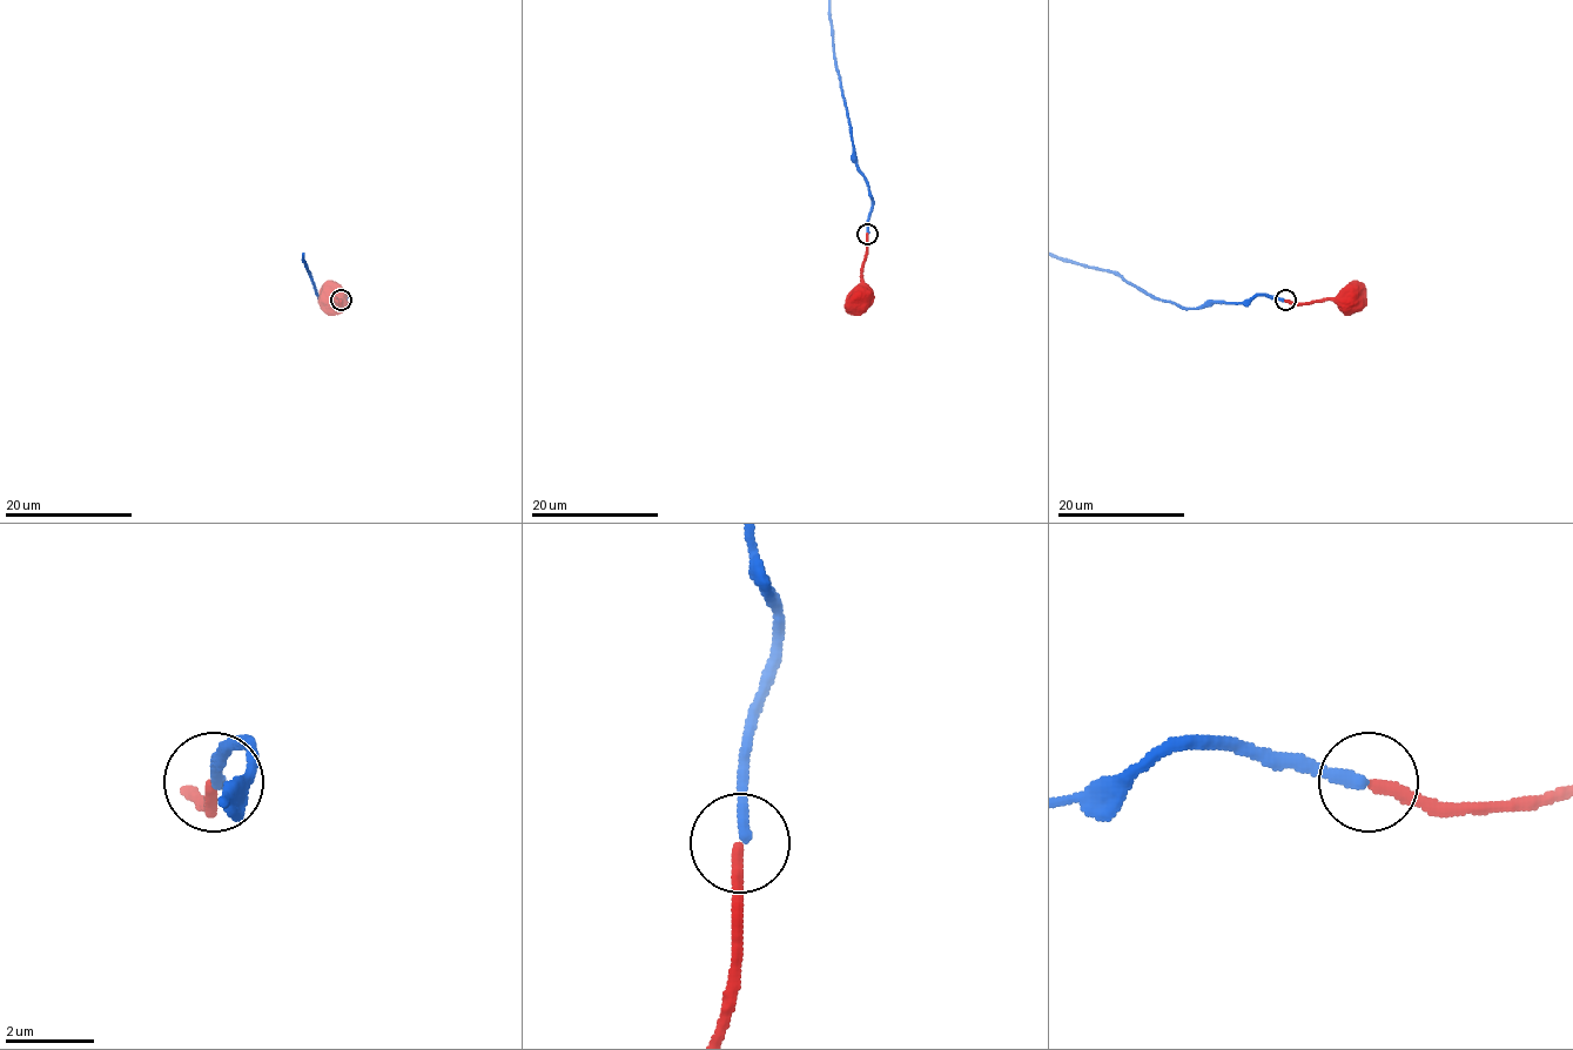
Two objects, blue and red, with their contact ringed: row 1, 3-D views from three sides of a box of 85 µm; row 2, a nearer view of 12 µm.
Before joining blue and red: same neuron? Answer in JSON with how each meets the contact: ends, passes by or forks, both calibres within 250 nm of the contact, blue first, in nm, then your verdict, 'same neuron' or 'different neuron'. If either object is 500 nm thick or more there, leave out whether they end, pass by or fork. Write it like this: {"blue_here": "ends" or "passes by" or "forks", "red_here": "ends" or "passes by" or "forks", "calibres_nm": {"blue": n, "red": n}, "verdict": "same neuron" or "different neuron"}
{"blue_here": "ends", "red_here": "ends", "calibres_nm": {"blue": 280, "red": 280}, "verdict": "same neuron"}

